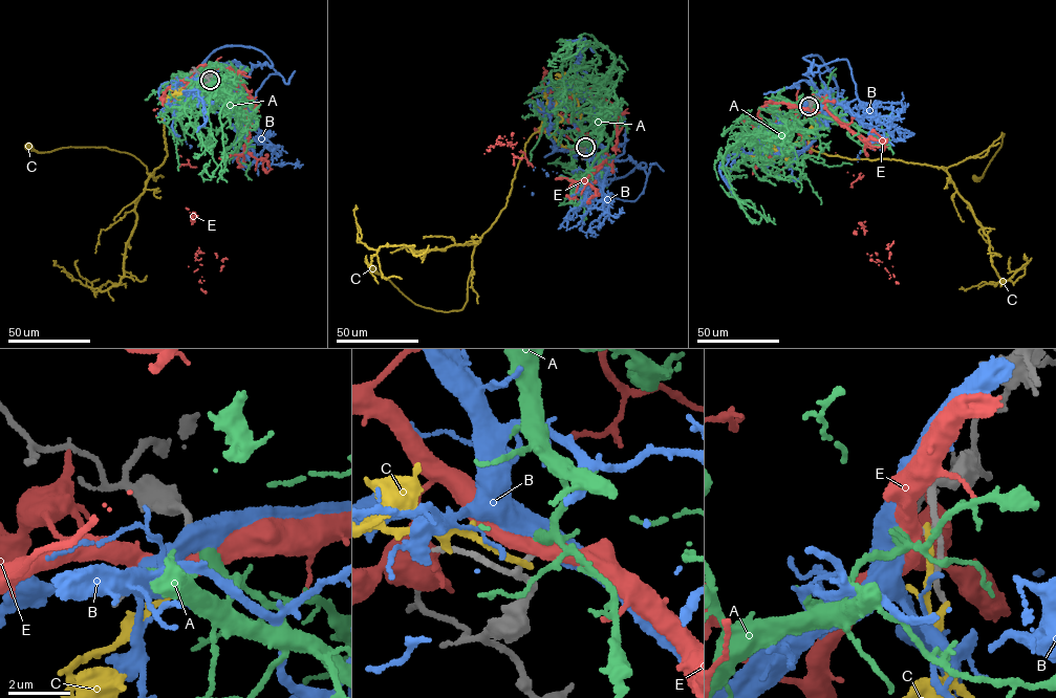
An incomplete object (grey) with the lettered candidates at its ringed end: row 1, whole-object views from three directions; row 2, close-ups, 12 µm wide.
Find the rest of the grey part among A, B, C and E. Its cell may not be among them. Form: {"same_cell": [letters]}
{"same_cell": ["A"]}

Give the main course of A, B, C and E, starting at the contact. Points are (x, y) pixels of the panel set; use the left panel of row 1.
A: (210, 81), (200, 102), (207, 87), (236, 99), (220, 113), (222, 158), (201, 172), (211, 177)
B: (209, 80), (229, 79), (246, 99), (245, 115), (250, 117), (242, 118), (234, 146), (192, 147), (175, 135)
C: (209, 81), (165, 107), (168, 154), (150, 175), (133, 155), (106, 147), (45, 152), (28, 147)
E: (209, 81), (224, 82), (243, 104), (243, 153), (179, 167), (195, 213), (194, 271), (205, 281), (223, 265)

